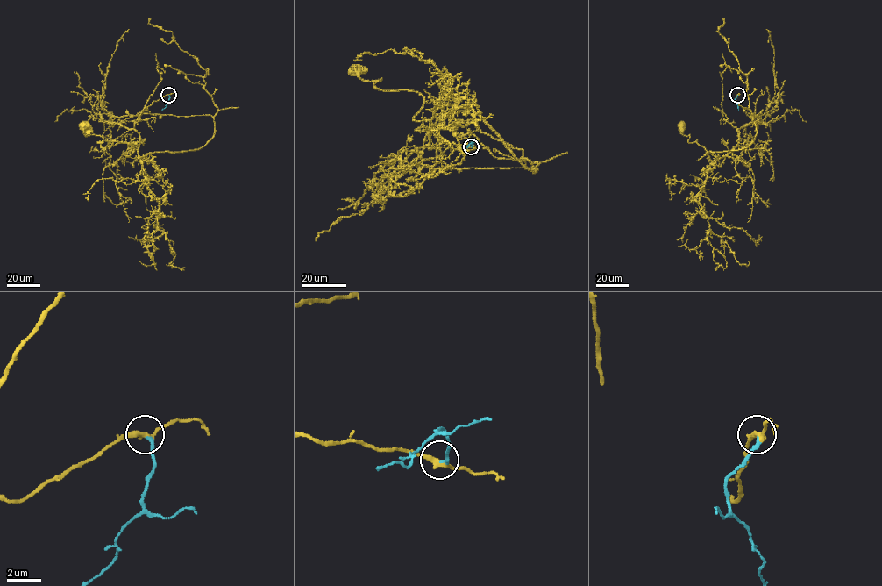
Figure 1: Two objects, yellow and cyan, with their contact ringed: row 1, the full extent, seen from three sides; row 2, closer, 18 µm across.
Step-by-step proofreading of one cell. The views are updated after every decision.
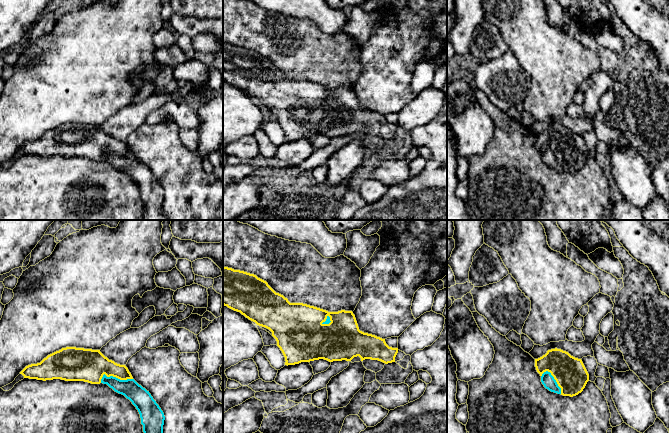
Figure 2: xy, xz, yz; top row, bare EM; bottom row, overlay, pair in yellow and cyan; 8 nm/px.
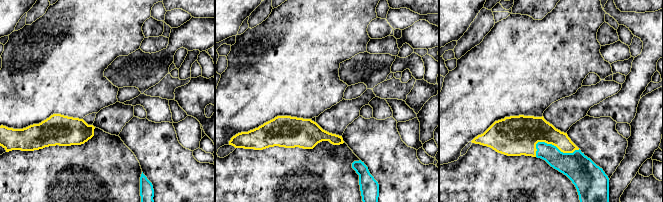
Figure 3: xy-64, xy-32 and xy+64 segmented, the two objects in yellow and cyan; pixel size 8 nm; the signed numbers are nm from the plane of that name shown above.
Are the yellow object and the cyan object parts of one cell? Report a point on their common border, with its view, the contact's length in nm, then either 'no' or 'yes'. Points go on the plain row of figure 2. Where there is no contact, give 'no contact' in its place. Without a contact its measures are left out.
xy (114, 152) | 260 nm | yes

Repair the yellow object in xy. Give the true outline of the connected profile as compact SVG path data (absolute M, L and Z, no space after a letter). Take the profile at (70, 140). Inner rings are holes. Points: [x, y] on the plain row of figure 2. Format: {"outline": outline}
{"outline": "M66 123L56 127L40 139L26 142L21 148L24 154L37 156L61 155L65 157L84 157L91 160L107 160L115 168L124 171L136 183L143 201L143 220L168 220L163 210L165 192L149 167L139 161L125 141L120 141L105 133L100 126Z"}

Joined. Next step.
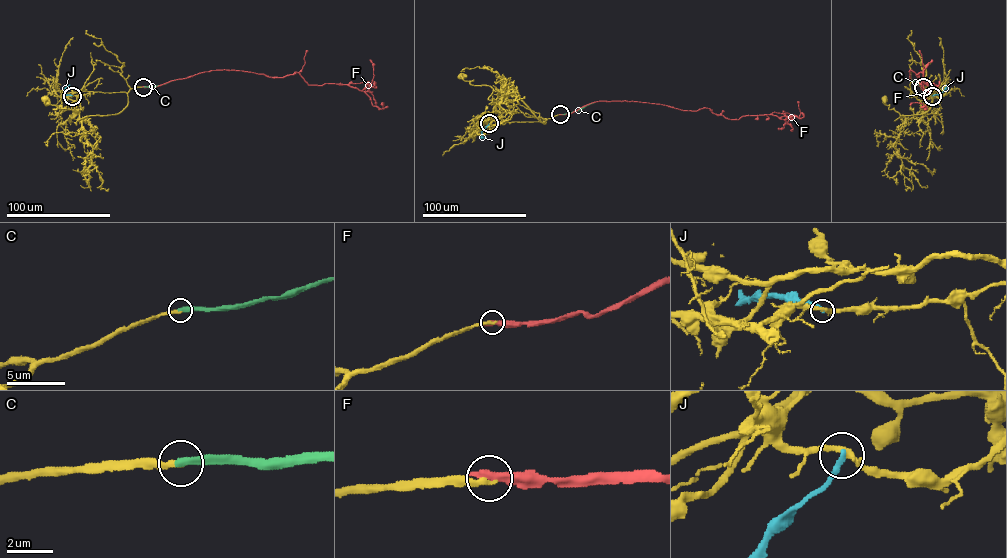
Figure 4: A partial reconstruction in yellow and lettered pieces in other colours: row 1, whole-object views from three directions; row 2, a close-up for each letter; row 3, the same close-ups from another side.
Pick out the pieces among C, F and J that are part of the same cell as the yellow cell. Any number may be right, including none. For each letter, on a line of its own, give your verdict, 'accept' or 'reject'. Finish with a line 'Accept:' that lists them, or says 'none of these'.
C: accept
F: reject
J: reject
Accept: C

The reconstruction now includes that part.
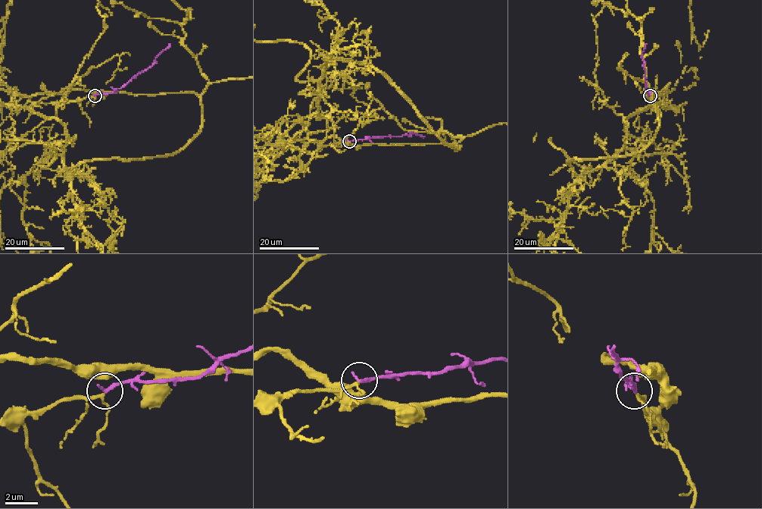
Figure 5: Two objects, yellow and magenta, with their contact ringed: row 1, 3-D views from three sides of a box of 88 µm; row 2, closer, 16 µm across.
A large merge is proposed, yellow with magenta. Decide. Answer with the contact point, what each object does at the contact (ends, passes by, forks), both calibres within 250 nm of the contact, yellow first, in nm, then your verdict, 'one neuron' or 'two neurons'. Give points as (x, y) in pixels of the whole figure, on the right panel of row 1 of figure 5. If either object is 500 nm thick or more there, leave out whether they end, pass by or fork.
place (650, 95); yellow forks; magenta ends; calibres 120 and 280 nm; one neuron

